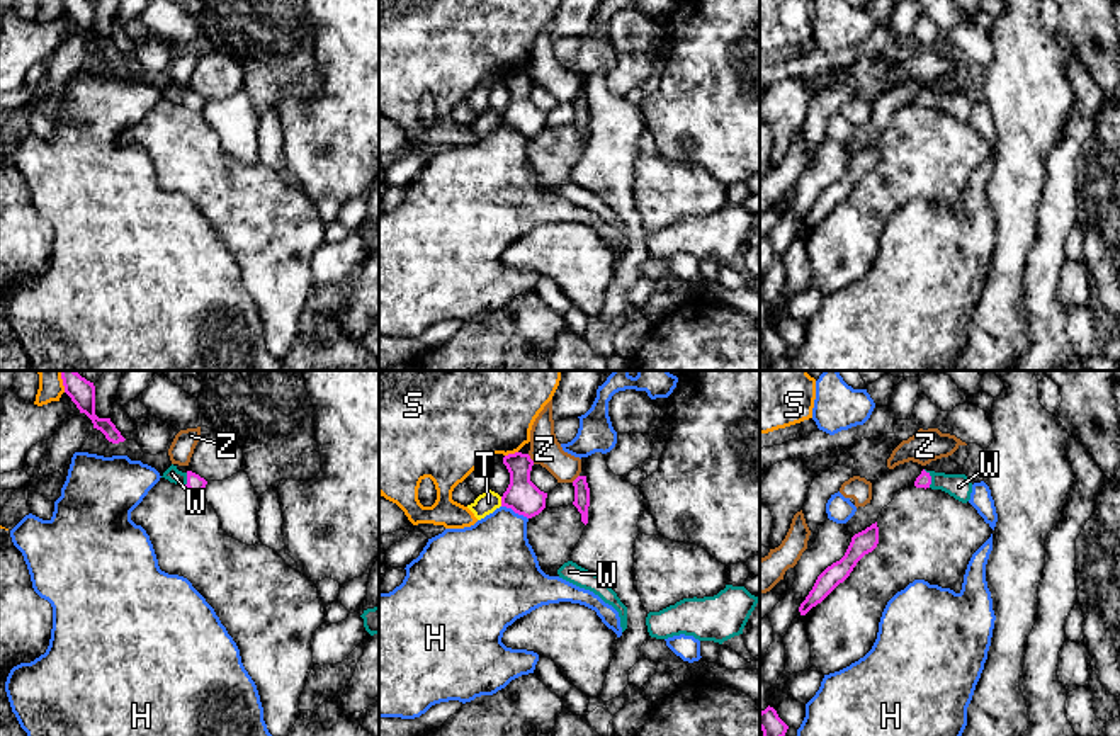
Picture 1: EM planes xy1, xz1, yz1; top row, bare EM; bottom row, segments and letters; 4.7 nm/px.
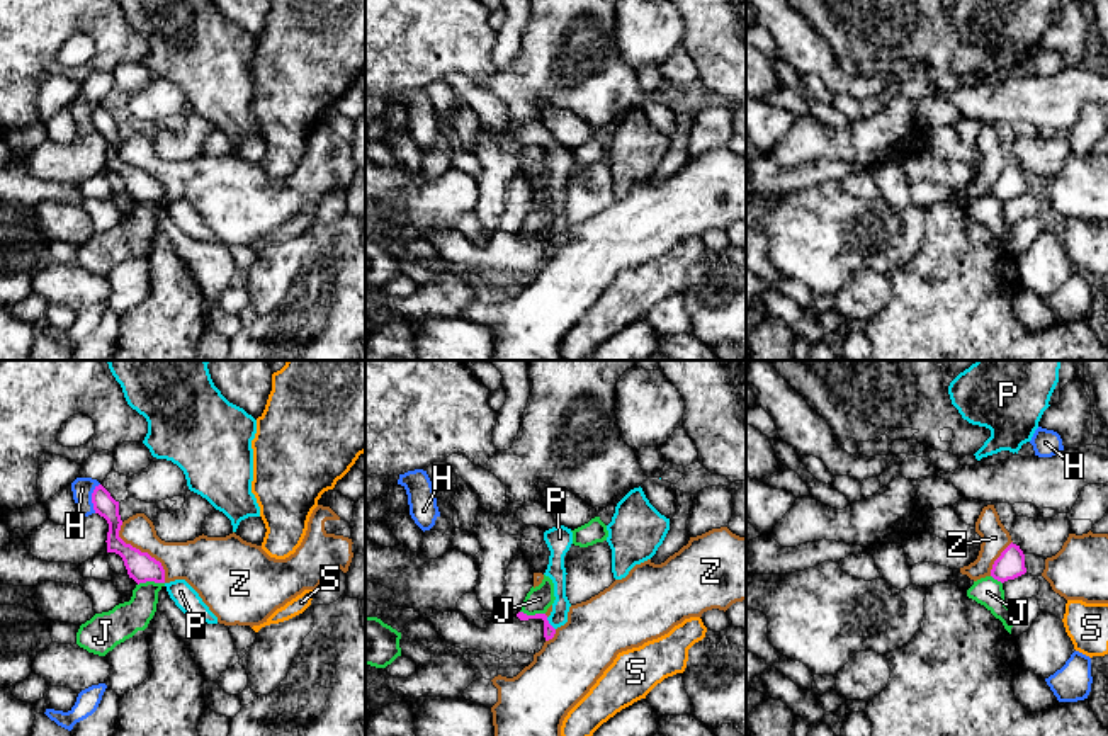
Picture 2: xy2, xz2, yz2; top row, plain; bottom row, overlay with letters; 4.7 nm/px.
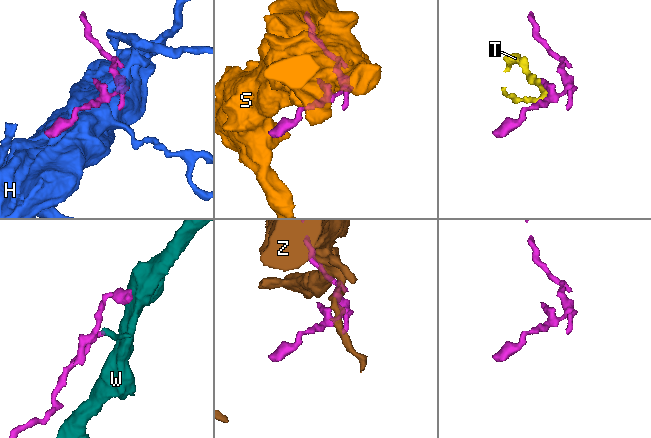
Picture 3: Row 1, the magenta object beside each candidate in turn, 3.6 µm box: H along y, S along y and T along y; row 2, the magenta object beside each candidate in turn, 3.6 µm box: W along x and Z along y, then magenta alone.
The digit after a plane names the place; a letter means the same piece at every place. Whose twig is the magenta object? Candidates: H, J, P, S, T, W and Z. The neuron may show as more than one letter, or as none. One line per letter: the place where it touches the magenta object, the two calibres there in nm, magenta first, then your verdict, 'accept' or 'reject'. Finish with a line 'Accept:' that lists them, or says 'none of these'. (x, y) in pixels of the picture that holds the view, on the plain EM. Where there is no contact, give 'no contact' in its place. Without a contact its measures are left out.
H: xy2 (92, 118) | 100/100 nm | reject
J: xy2 (150, 199) | 140/160 nm | reject
P: xz2 (549, 243) | 60/90 nm | reject
S: xz1 (510, 73) | 160/380 nm | reject
T: xz1 (502, 121) | 160/100 nm | reject
W: yz1 (930, 97) | 70/110 nm | accept
Z: xy2 (143, 172) | 140/200 nm | reject
Accept: W

